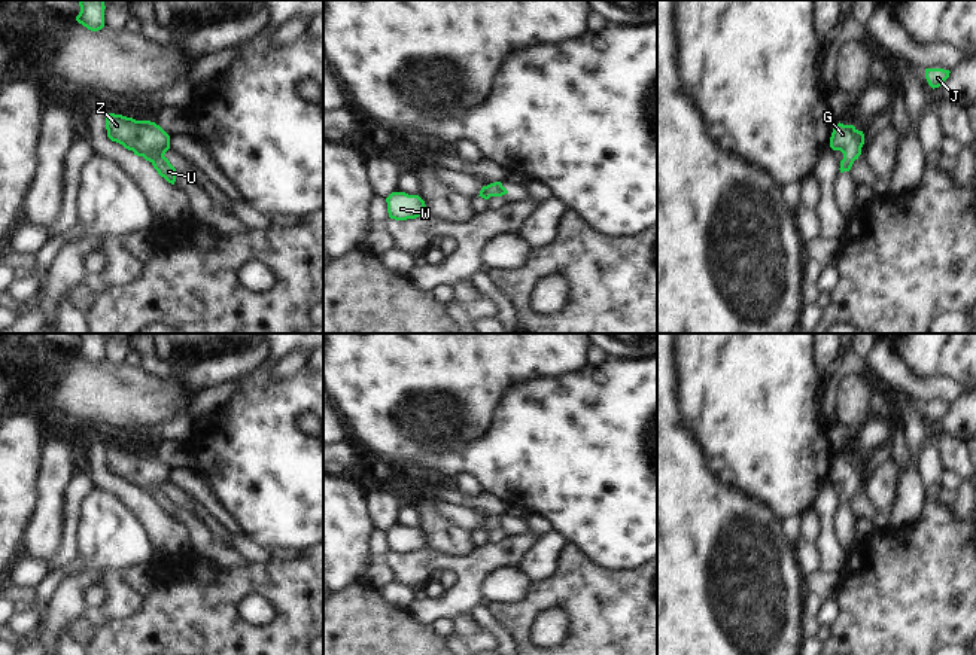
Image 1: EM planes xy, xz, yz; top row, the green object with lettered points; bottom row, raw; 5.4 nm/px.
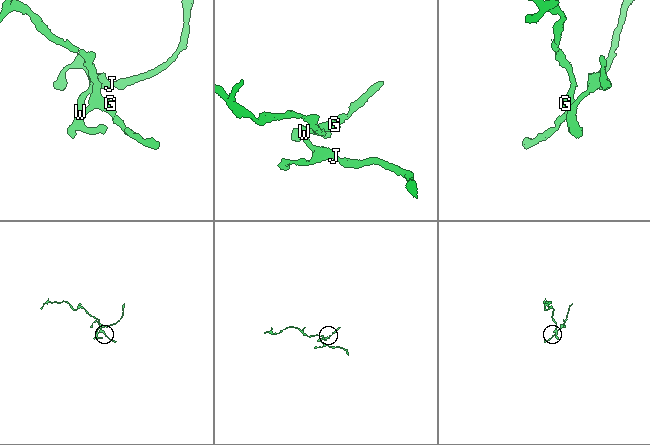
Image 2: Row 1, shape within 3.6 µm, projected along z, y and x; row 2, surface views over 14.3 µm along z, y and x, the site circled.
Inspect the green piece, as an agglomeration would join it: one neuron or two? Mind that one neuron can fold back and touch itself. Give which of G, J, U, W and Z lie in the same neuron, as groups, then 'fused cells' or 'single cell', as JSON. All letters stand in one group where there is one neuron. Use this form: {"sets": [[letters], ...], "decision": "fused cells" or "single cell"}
{"sets": [["G", "J", "U", "W", "Z"]], "decision": "single cell"}

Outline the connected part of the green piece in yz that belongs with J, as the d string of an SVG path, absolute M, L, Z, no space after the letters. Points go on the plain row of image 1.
M925 402L925 412L928 418L934 423L939 421L949 411L949 406L949 403L943 402Z

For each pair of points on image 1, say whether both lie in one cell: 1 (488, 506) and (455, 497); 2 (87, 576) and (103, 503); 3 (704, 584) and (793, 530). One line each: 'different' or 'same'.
1: same
2: same
3: different

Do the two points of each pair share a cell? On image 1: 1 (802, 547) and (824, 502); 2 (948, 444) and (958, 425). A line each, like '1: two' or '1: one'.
1: two
2: two

